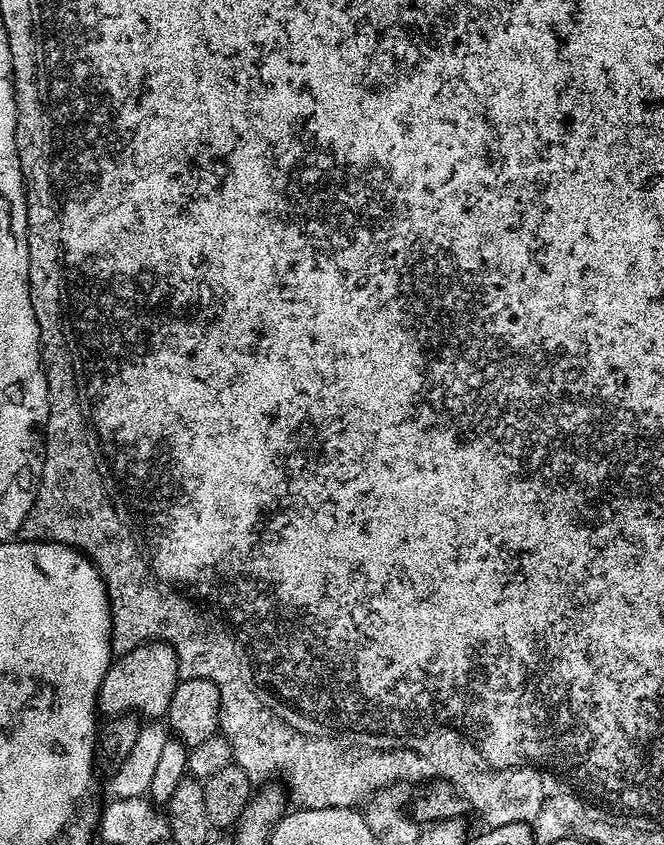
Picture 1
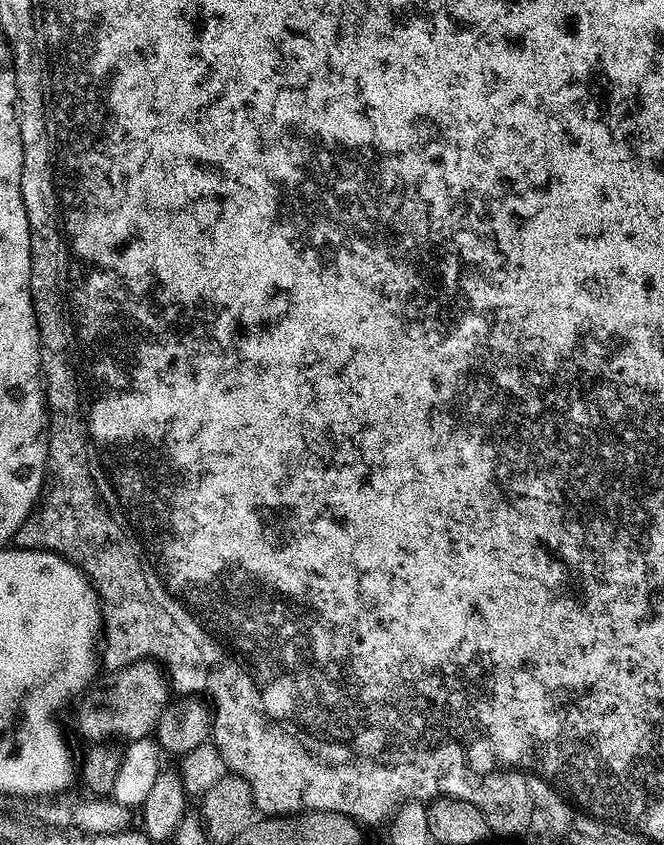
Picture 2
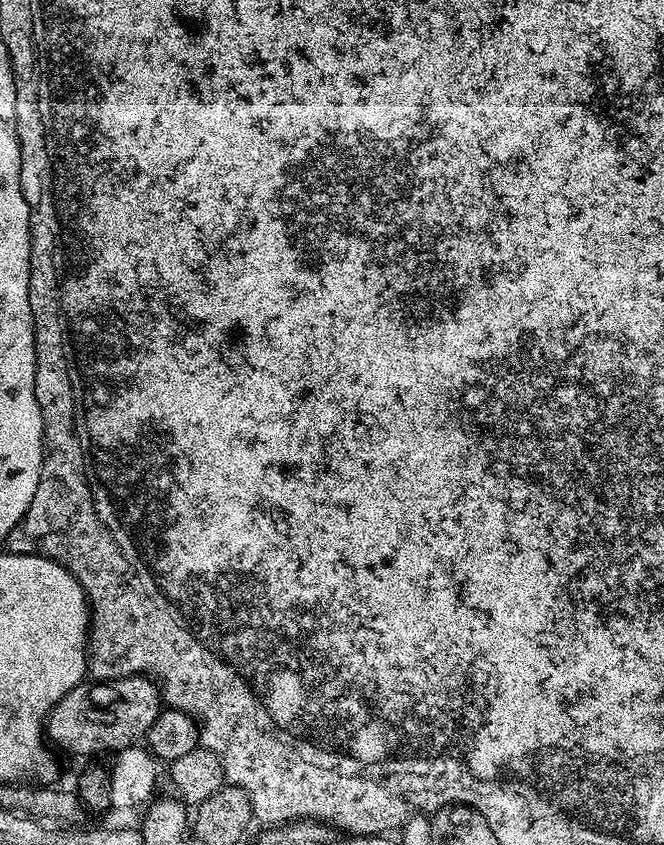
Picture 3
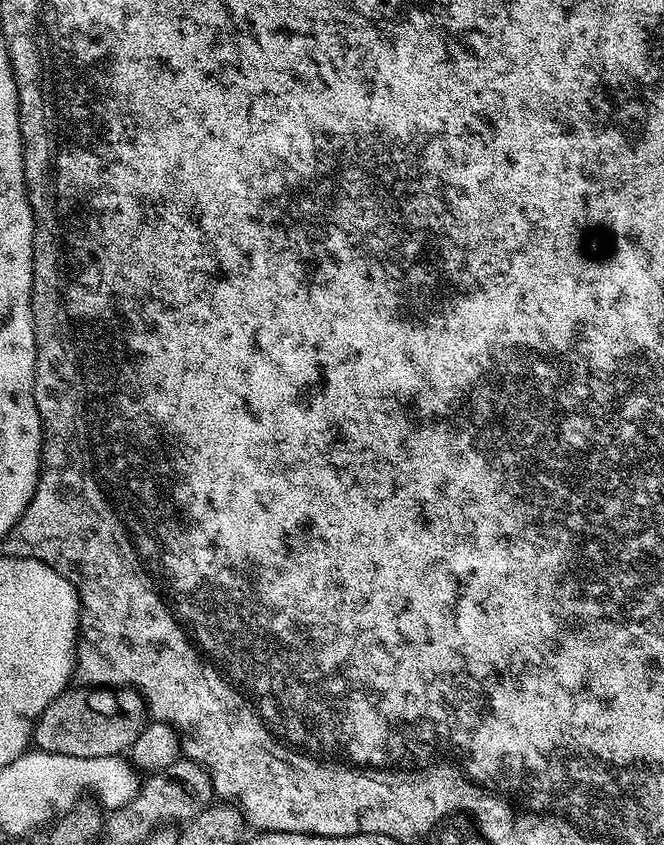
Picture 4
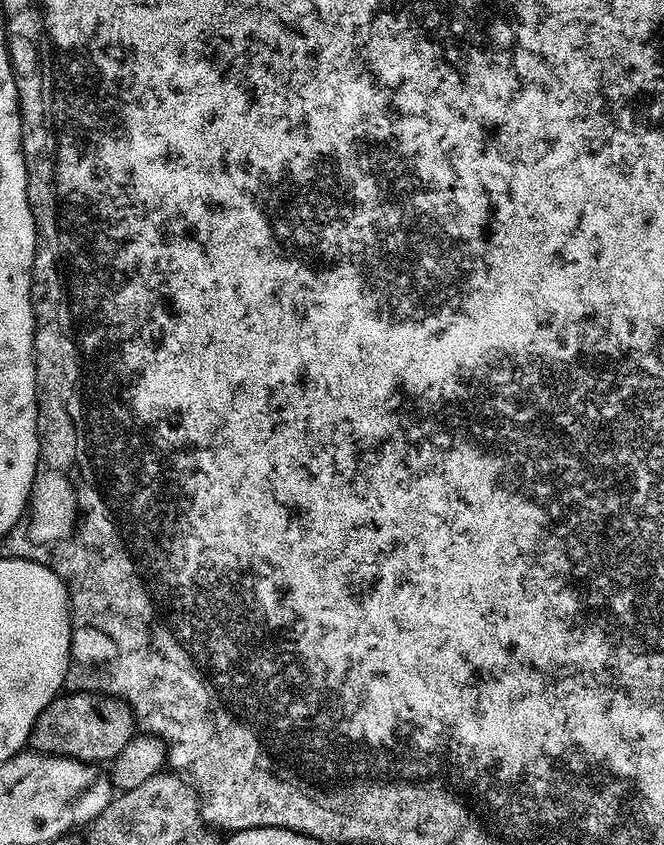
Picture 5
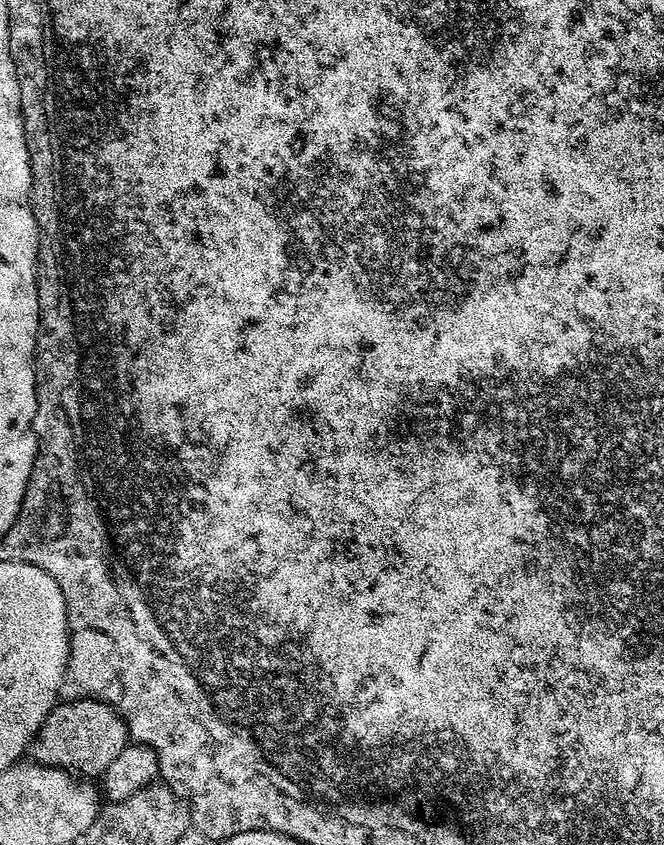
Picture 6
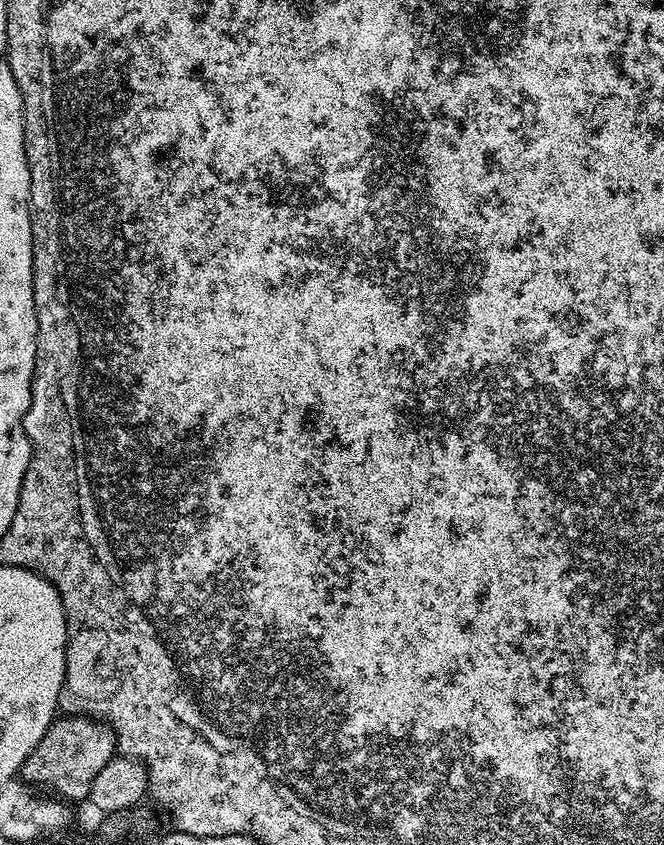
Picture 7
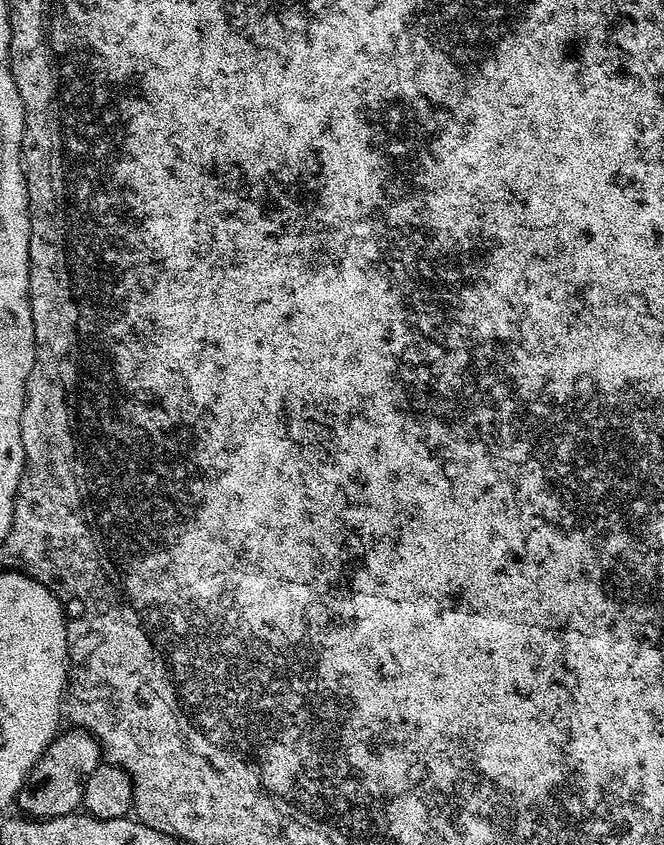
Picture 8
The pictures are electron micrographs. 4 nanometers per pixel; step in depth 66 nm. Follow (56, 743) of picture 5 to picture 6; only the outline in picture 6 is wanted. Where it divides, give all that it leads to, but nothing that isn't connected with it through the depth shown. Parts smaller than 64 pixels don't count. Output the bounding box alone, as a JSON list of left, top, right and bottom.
[27,698,130,778]

